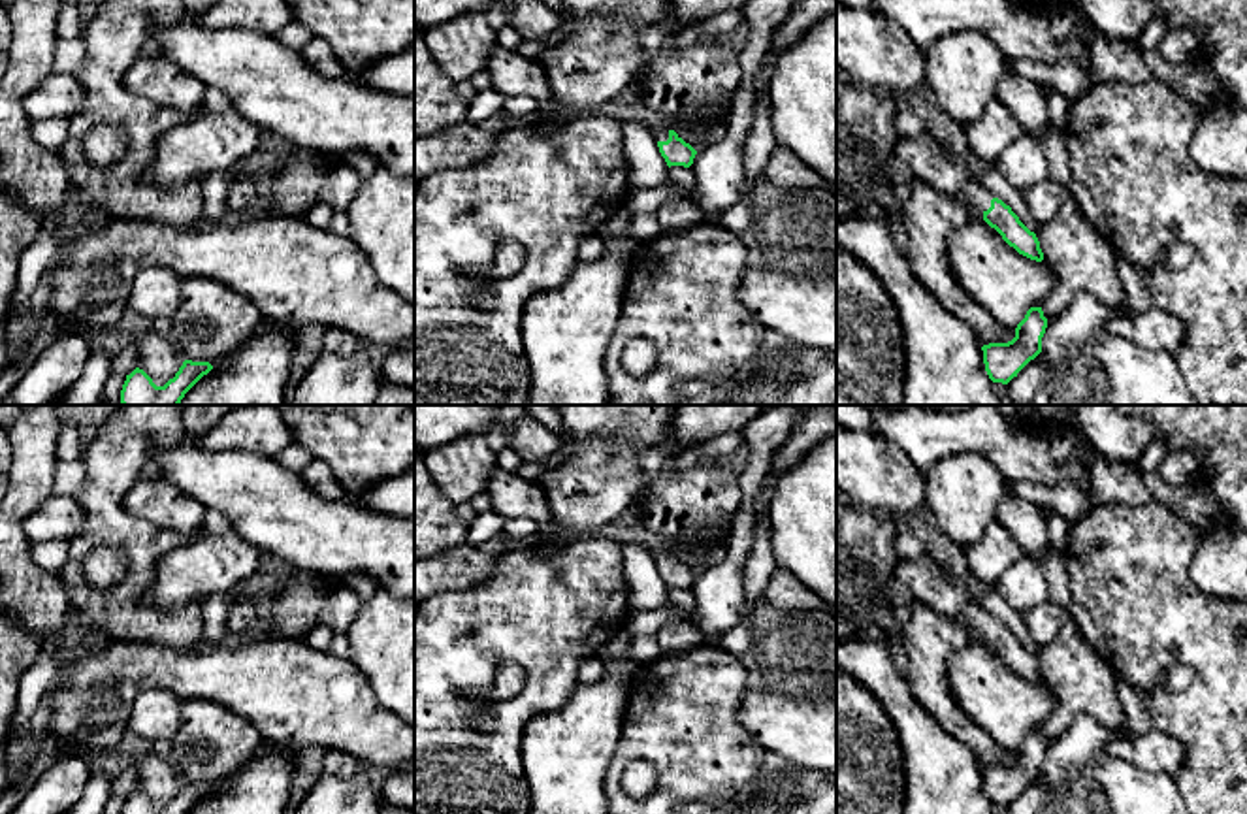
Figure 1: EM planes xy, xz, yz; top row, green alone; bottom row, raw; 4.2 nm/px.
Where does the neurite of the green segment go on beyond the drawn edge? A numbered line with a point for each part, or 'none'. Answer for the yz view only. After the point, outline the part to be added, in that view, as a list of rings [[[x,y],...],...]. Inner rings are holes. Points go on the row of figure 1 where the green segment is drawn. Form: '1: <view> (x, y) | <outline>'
1: yz (925, 155) | [[[927,130],[917,138],[897,139],[895,156],[902,158],[914,171],[915,177],[923,179],[940,192],[961,198],[963,202],[974,205],[981,213],[991,207],[993,196],[981,187],[981,183],[968,173],[961,164],[949,160],[946,153],[947,145],[932,138]]]

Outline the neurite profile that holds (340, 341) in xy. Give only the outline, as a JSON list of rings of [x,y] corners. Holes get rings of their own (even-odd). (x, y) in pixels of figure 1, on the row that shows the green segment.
[[[326,328],[320,341],[322,350],[348,356],[358,352],[364,343],[347,330]]]

